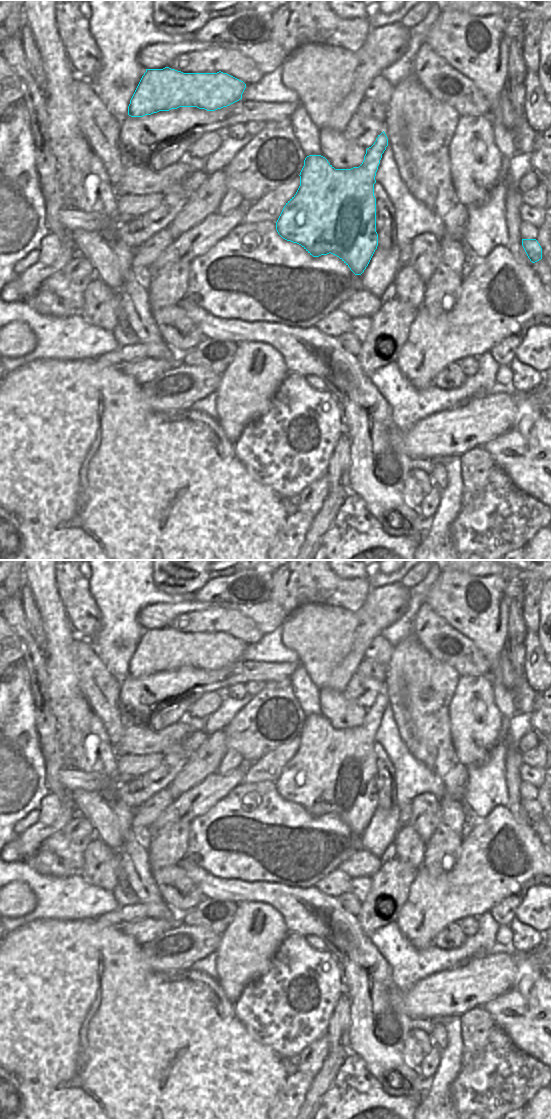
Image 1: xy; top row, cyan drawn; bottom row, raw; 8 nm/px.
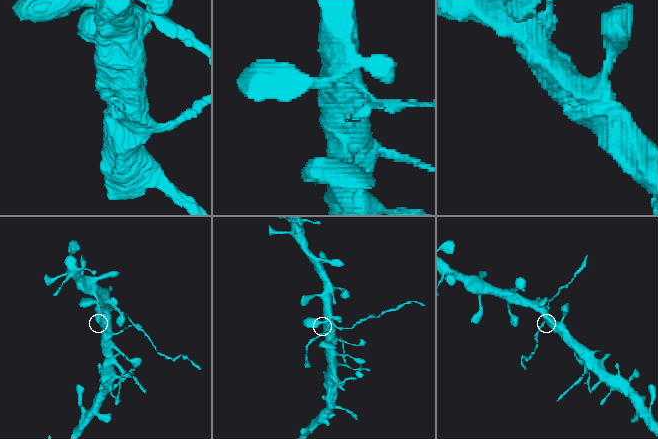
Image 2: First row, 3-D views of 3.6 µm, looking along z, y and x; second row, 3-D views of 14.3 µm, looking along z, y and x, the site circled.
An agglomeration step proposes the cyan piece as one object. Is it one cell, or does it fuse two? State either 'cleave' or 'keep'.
cleave

